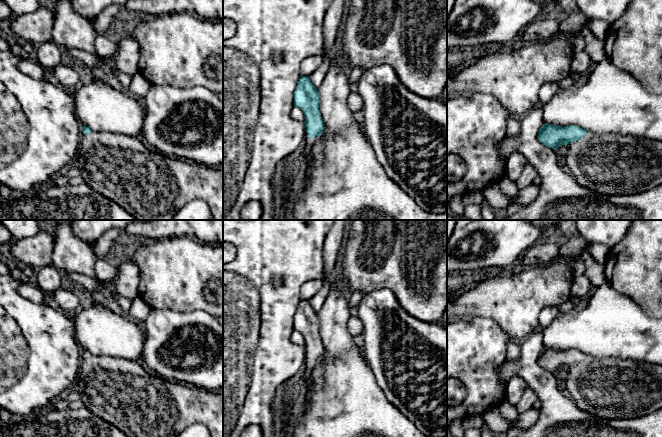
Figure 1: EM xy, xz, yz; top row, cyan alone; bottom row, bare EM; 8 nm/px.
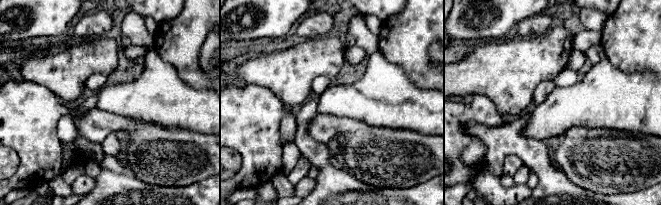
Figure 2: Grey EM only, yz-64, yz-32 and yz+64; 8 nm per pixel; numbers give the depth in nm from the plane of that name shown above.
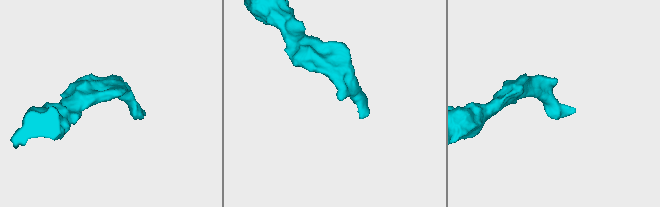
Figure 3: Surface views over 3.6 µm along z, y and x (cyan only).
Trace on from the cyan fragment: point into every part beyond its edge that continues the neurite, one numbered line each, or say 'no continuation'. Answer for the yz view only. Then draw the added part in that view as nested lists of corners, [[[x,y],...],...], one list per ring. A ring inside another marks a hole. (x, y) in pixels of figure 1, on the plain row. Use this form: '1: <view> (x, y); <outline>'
1: yz (609, 388); [[[587,355],[582,363],[565,370],[560,387],[577,407],[599,419],[638,418],[662,408],[662,365]]]

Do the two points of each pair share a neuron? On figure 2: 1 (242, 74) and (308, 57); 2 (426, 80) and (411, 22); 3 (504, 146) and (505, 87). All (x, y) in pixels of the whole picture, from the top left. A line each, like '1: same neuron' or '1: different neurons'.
1: same neuron
2: same neuron
3: different neurons

